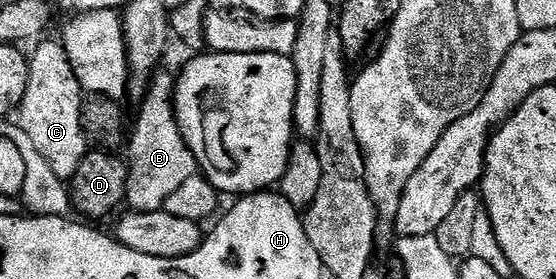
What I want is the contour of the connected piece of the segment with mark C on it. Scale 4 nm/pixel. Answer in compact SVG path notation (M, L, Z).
M39 41L38 51L34 55L31 53L28 58L30 75L20 107L20 128L25 132L26 140L33 143L52 171L56 172L56 176L69 180L76 168L80 168L80 160L84 160L88 153L88 143L80 128L80 108L84 91L76 80L76 72L72 72L68 52L62 47L61 41L46 41Z

